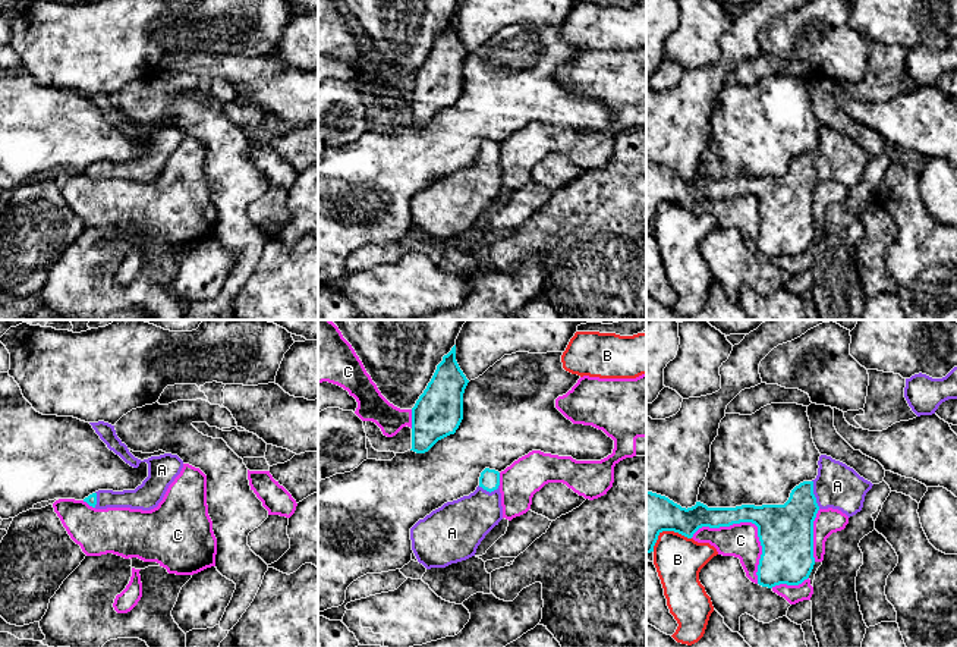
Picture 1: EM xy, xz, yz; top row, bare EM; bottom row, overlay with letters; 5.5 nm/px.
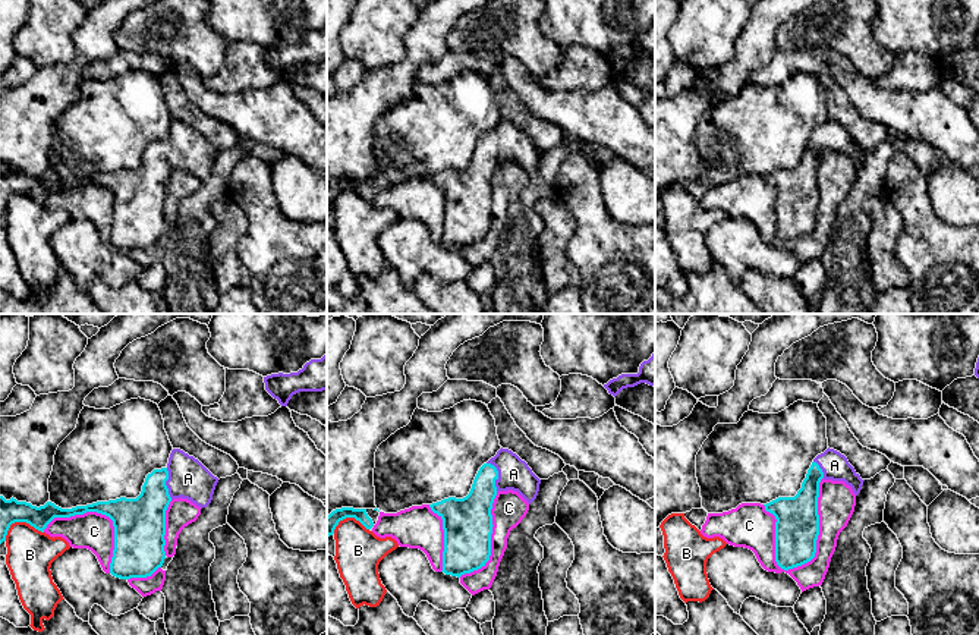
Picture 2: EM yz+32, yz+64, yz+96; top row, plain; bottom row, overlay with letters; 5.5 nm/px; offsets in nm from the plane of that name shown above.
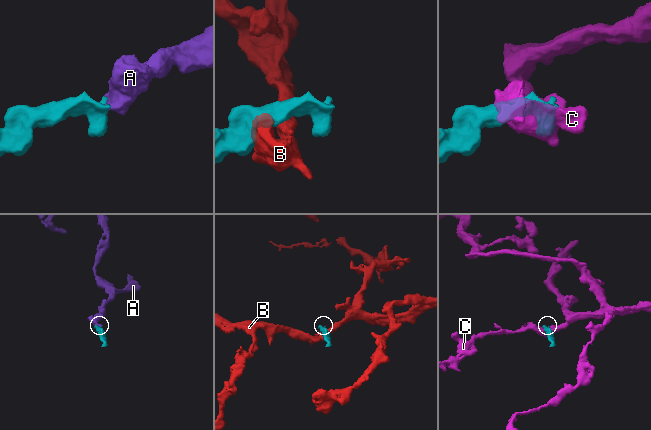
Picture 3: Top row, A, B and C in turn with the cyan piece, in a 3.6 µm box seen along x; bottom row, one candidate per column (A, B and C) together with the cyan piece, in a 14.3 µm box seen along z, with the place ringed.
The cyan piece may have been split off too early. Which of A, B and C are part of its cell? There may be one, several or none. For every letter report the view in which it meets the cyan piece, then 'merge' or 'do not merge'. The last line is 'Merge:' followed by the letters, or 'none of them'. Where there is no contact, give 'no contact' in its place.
A: meets cyan in yz; merge
B: meets cyan in yz; do not merge
C: meets cyan in yz; do not merge
Merge: A

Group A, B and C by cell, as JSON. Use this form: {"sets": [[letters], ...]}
{"sets": [["A"], ["B"], ["C"]]}

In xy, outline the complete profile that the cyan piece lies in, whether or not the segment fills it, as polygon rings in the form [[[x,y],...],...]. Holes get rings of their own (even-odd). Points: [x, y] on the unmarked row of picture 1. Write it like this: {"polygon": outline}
{"polygon": [[[98,92],[89,94],[100,110],[110,122],[119,126],[126,135],[138,139],[141,134],[148,135],[148,148],[135,161],[98,161],[84,170],[95,180],[130,179],[151,182],[163,172],[169,157],[180,145],[183,132],[177,126],[164,125],[148,131],[135,129],[128,117],[117,109],[114,97]]]}

